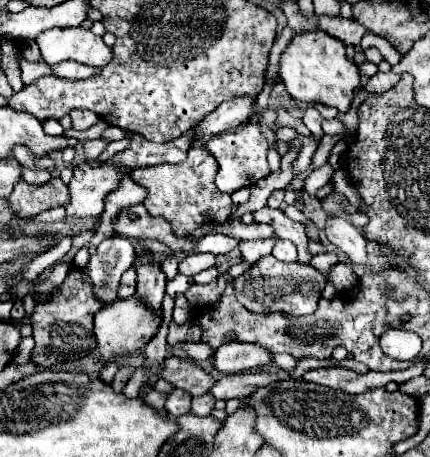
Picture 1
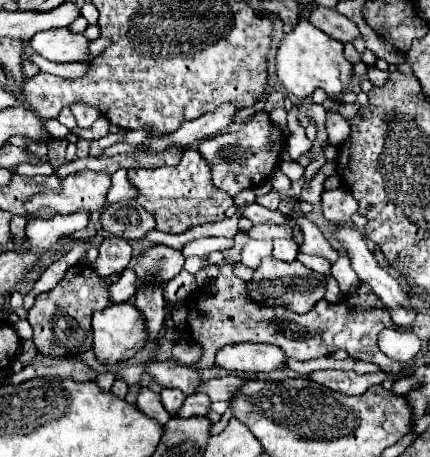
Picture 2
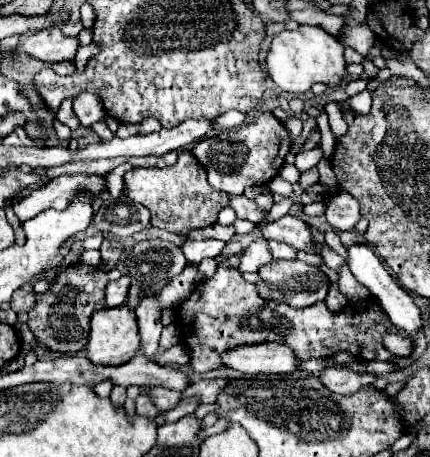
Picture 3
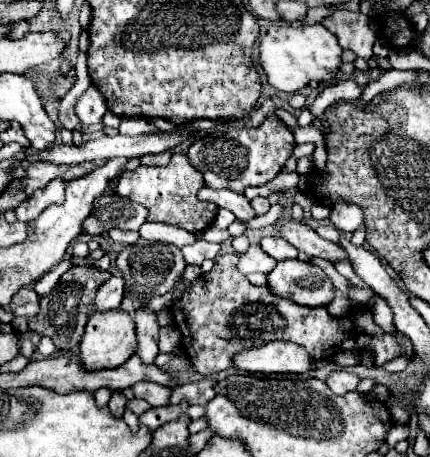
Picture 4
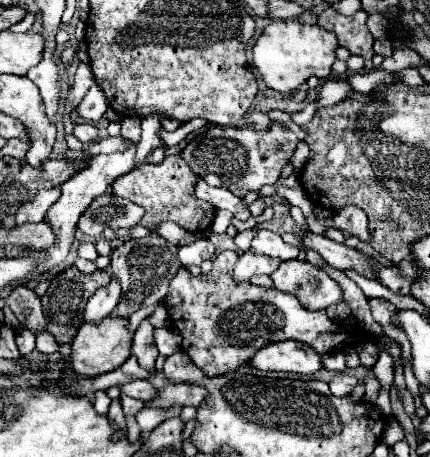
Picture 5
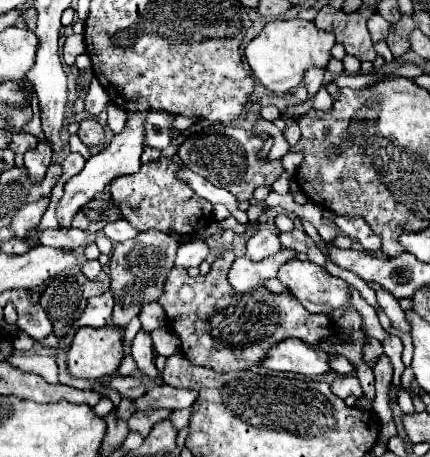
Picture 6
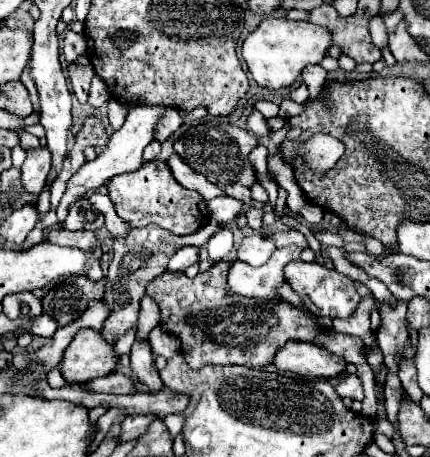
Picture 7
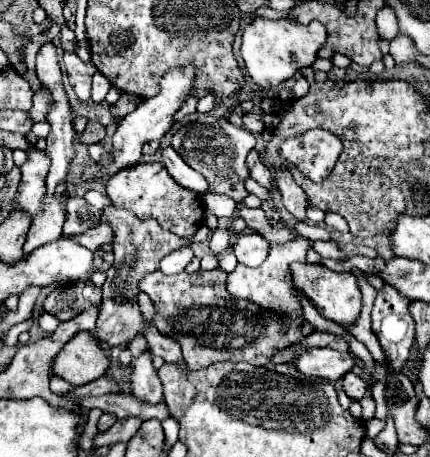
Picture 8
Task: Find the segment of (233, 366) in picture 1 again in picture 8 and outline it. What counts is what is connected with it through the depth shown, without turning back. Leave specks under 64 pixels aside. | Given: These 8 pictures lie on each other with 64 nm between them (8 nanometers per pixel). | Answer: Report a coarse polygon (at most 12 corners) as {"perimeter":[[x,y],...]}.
{"perimeter":[[308,348],[290,360],[306,378],[340,380],[354,354]]}

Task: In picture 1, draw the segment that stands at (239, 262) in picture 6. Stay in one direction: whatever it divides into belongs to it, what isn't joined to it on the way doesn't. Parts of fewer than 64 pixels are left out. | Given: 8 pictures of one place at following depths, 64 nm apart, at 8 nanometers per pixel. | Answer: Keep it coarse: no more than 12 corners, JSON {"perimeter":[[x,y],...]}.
{"perimeter":[[276,238],[240,242],[242,258],[254,264],[272,252]]}

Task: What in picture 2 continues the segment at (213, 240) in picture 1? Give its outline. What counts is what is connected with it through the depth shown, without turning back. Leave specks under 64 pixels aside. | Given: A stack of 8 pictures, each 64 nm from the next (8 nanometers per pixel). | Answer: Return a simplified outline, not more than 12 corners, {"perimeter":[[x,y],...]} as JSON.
{"perimeter":[[198,238],[184,256],[208,256],[234,246],[232,238]]}

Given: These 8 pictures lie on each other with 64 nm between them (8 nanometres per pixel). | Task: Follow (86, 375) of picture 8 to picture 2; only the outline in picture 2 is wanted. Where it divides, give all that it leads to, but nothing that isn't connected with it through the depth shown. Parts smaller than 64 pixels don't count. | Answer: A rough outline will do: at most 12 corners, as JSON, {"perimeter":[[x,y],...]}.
{"perimeter":[[130,302],[94,312],[102,364],[144,346],[144,320]]}

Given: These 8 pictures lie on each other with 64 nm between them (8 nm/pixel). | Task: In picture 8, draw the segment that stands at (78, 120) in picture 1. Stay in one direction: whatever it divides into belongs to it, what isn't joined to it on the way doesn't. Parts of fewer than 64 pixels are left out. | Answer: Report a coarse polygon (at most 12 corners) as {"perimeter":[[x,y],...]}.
{"perimeter":[[100,72],[92,80],[92,96],[98,104],[110,90],[108,80]]}

